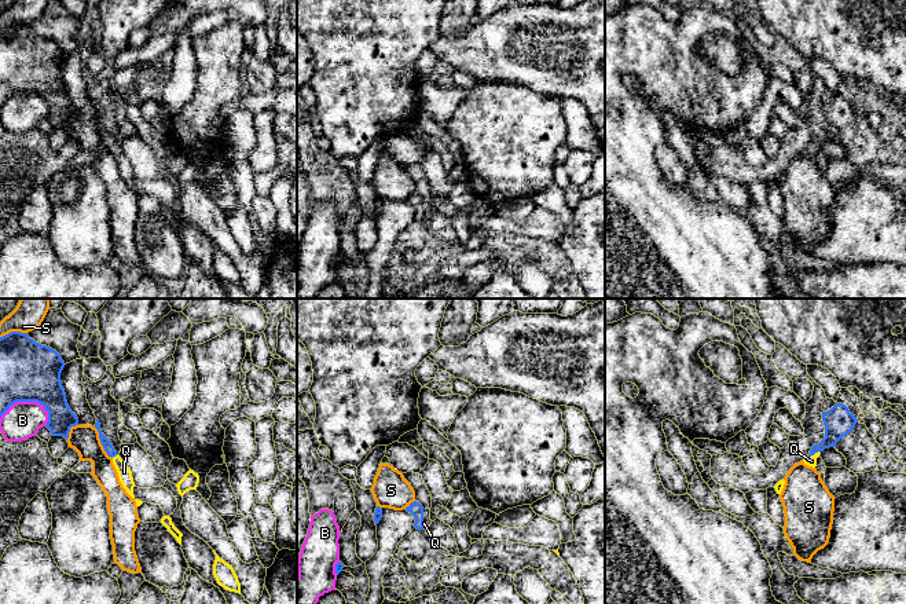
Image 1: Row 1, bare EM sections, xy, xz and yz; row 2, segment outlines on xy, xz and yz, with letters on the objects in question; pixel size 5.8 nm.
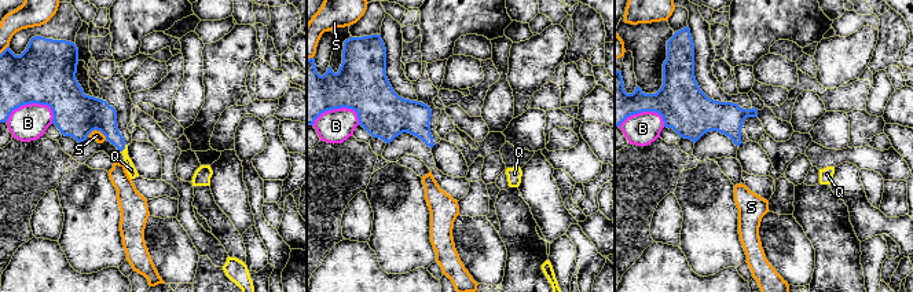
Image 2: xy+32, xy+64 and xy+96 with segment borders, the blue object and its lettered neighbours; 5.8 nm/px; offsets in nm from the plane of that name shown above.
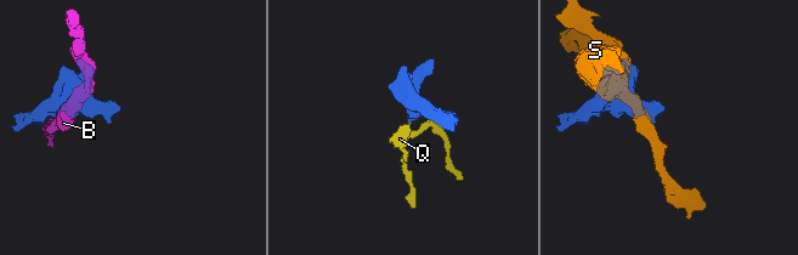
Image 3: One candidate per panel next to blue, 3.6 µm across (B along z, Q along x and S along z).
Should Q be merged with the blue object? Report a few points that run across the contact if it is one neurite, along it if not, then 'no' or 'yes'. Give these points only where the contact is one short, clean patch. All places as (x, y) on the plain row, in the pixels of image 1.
line yz (839, 113), (833, 125), (814, 145), (811, 153); yes

